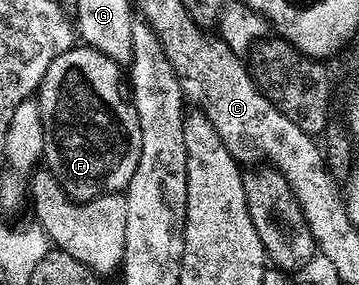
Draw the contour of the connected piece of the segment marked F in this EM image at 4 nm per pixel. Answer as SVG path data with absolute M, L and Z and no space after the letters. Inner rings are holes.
M48 67L44 75L44 79L59 79L59 85L57 85L57 101L55 101L53 117L43 125L42 160L57 179L57 183L75 203L92 201L94 197L100 197L102 193L118 193L126 190L130 177L138 165L139 157L138 148L132 142L131 145L127 142L118 119L111 114L112 106L104 101L101 95L97 95L97 91L86 79L73 79L81 75L83 70L84 67L67 67L63 73L59 73L63 77L57 77L53 67Z

